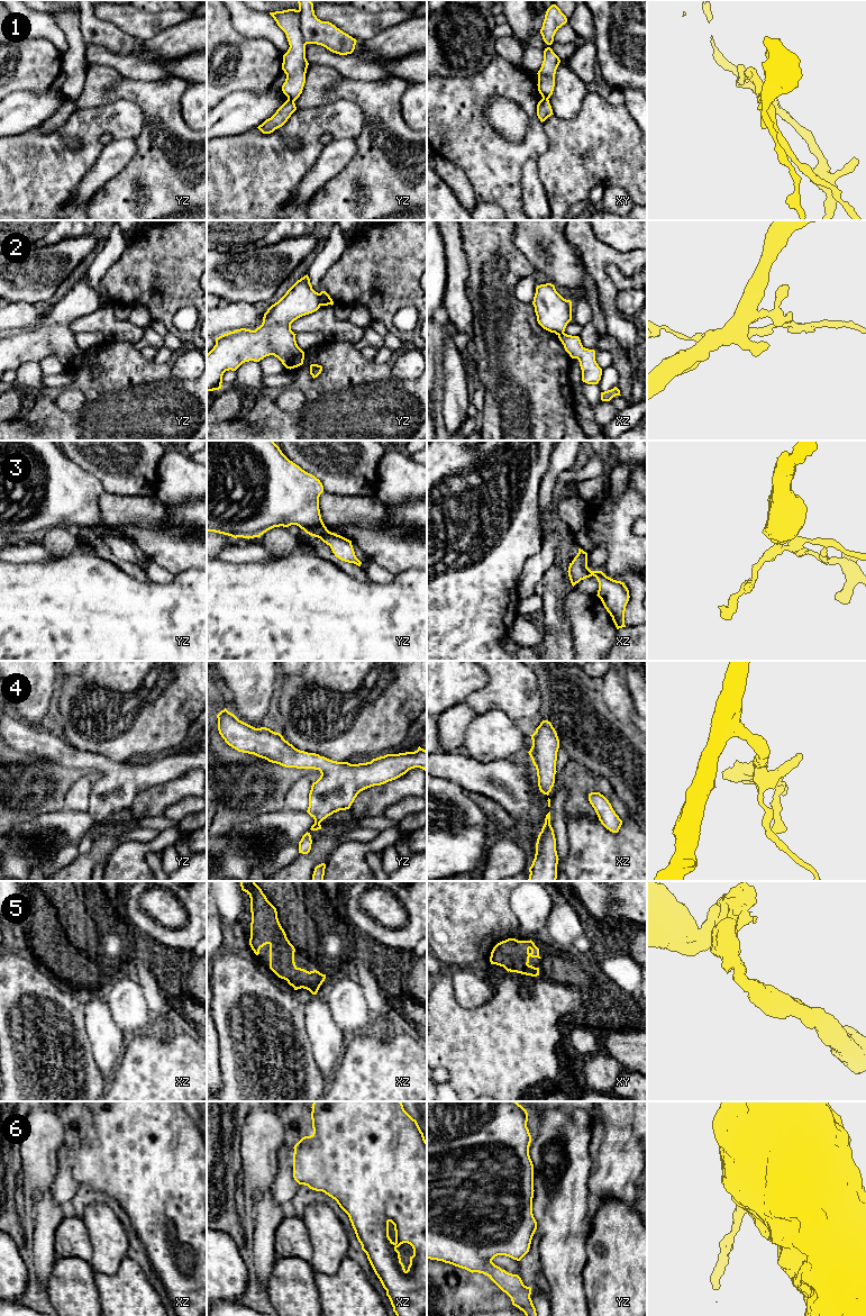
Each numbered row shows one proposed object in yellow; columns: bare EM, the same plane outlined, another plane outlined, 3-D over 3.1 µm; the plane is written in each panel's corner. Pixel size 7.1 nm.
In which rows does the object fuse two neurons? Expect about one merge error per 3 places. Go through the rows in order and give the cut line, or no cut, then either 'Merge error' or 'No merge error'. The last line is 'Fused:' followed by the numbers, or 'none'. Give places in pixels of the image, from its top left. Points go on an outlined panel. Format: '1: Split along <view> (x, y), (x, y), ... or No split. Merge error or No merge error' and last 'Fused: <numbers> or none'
1: Split along yz (288, 98), (293, 101). Merge error
2: Split along yz (318, 293), (318, 300), (321, 305). Merge error
3: No split. No merge error
4: No split. No merge error
5: No split. No merge error
6: No split. No merge error
Fused: 1, 2

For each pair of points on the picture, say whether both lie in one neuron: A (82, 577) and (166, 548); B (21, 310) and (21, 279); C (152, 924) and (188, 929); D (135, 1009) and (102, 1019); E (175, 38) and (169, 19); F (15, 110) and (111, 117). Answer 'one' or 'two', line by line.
A: two
B: two
C: one
D: two
E: two
F: two

